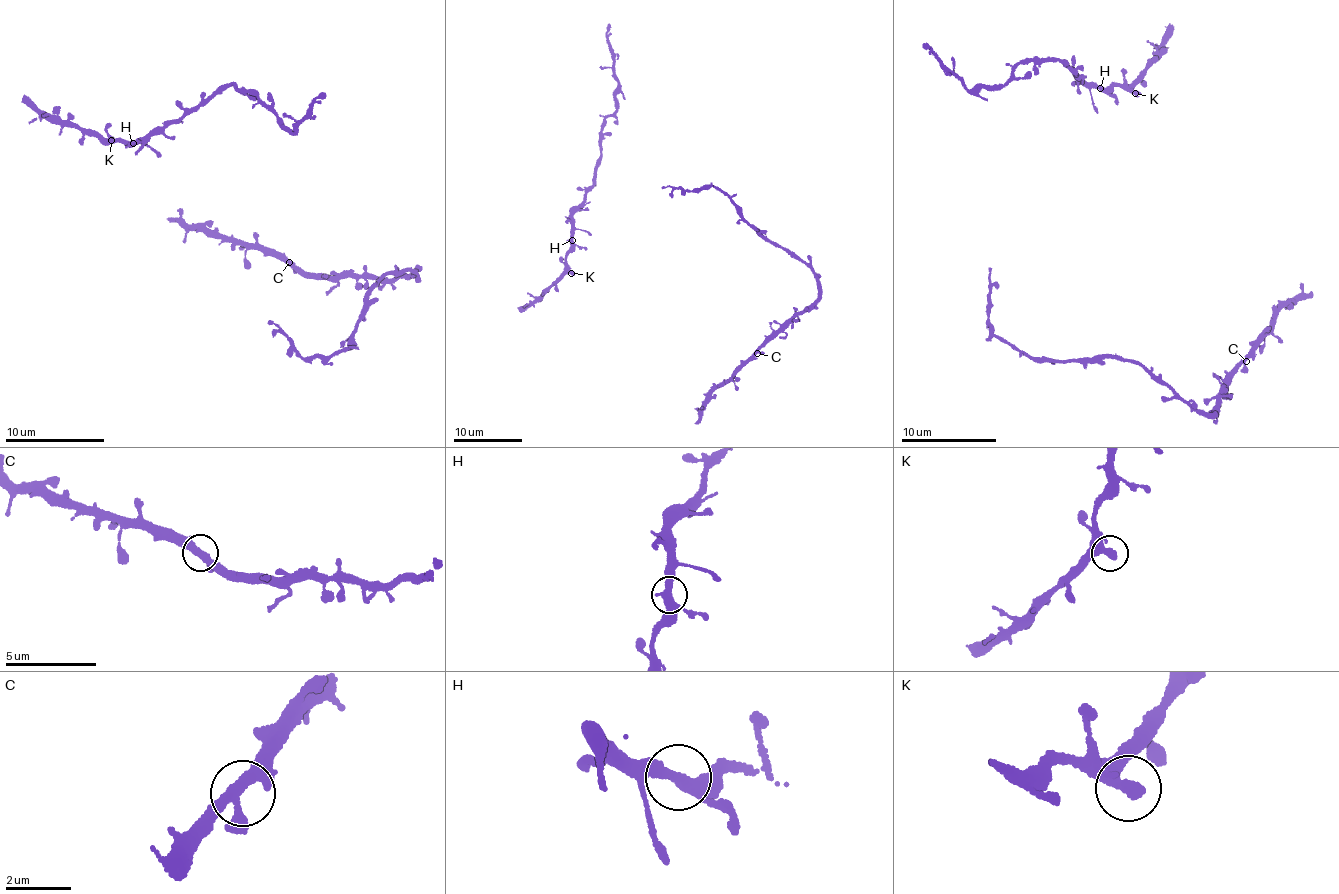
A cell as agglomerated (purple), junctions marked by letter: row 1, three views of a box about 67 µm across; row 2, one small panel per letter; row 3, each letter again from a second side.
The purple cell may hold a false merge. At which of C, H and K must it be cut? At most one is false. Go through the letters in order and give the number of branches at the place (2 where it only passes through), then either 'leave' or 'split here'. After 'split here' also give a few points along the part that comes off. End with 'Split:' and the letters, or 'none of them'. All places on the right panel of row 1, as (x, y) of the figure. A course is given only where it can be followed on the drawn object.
C: branches 3; leave
H: branches 3; leave
K: branches 3; leave
Split: none of them

